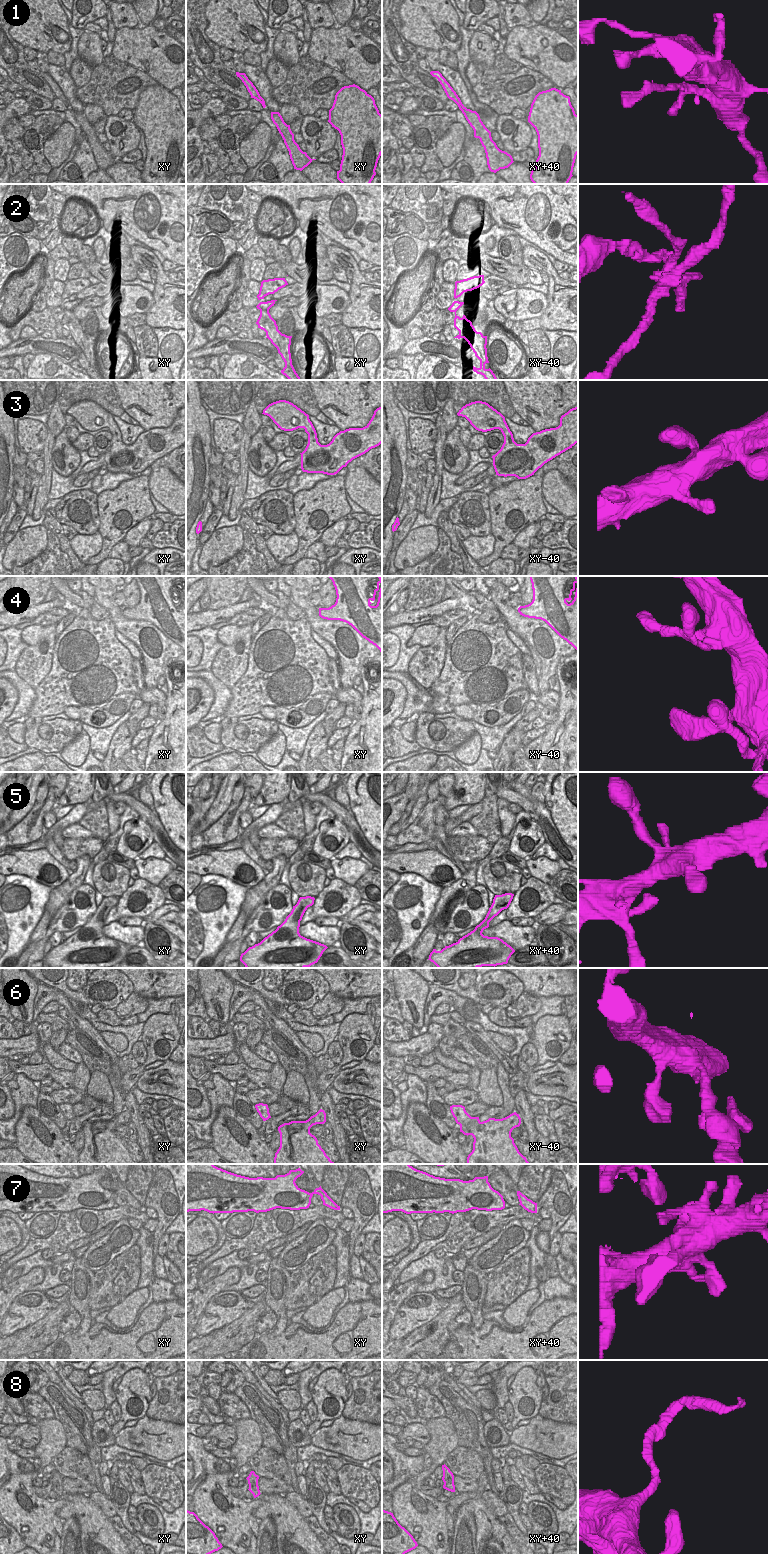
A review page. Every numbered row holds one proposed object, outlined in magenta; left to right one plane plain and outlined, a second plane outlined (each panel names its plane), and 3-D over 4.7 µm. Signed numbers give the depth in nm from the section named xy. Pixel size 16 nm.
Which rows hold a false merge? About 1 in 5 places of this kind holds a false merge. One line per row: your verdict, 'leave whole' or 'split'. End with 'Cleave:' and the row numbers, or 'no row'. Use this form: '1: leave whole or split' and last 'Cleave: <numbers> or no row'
1: leave whole
2: split
3: leave whole
4: leave whole
5: leave whole
6: leave whole
7: leave whole
8: split
Cleave: 2, 8

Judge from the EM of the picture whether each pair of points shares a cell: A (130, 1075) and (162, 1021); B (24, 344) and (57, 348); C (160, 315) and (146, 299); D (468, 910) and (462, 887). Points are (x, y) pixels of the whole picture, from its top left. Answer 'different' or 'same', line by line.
A: same
B: same
C: different
D: different

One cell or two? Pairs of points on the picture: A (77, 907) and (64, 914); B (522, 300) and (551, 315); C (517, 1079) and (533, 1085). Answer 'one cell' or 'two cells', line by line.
A: one cell
B: two cells
C: two cells

